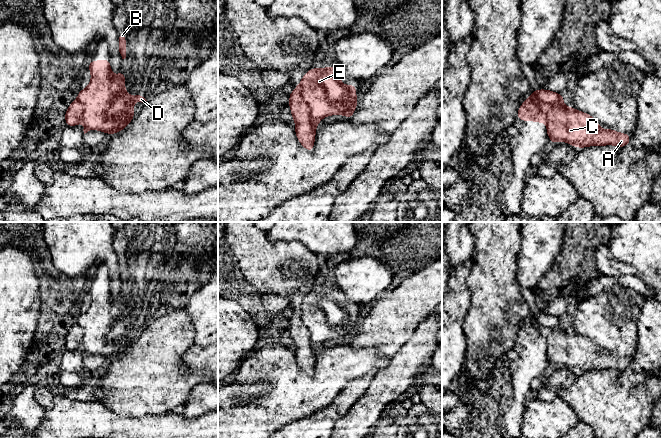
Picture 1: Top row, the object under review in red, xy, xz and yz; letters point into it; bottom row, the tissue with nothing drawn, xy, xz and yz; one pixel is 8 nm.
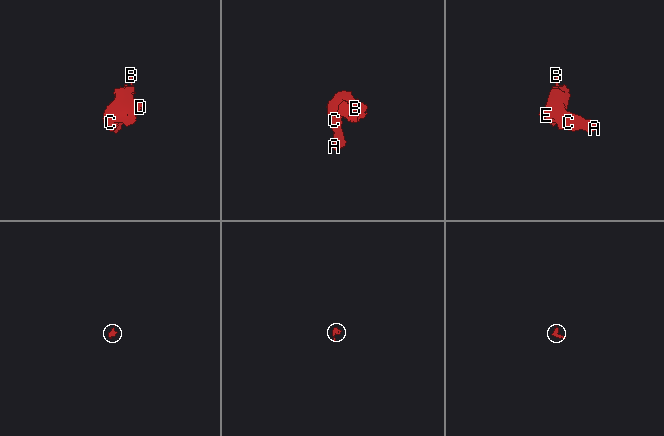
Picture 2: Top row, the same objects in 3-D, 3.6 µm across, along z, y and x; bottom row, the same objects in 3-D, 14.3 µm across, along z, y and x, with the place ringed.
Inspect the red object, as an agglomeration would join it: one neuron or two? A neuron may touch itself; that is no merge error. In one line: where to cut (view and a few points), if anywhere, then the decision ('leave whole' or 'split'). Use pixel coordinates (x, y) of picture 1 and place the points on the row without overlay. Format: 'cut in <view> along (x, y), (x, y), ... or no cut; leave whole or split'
cut in xz along (298, 309), (302, 322), (309, 331), (310, 341), (317, 347); split

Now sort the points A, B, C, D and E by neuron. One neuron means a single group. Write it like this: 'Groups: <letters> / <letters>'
Groups: A C / B D E

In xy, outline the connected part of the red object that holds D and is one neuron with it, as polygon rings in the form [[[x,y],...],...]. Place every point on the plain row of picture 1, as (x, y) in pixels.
[[[110,284],[89,285],[88,293],[91,305],[77,319],[77,324],[83,329],[81,346],[88,354],[116,358],[133,344],[135,333],[132,328],[147,324],[126,316],[124,304],[127,299],[120,295],[114,300]]]

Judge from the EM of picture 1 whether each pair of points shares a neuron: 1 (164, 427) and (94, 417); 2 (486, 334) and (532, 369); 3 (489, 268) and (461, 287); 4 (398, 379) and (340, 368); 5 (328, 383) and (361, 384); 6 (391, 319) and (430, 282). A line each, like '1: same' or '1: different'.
1: same
2: different
3: different
4: different
5: different
6: same

